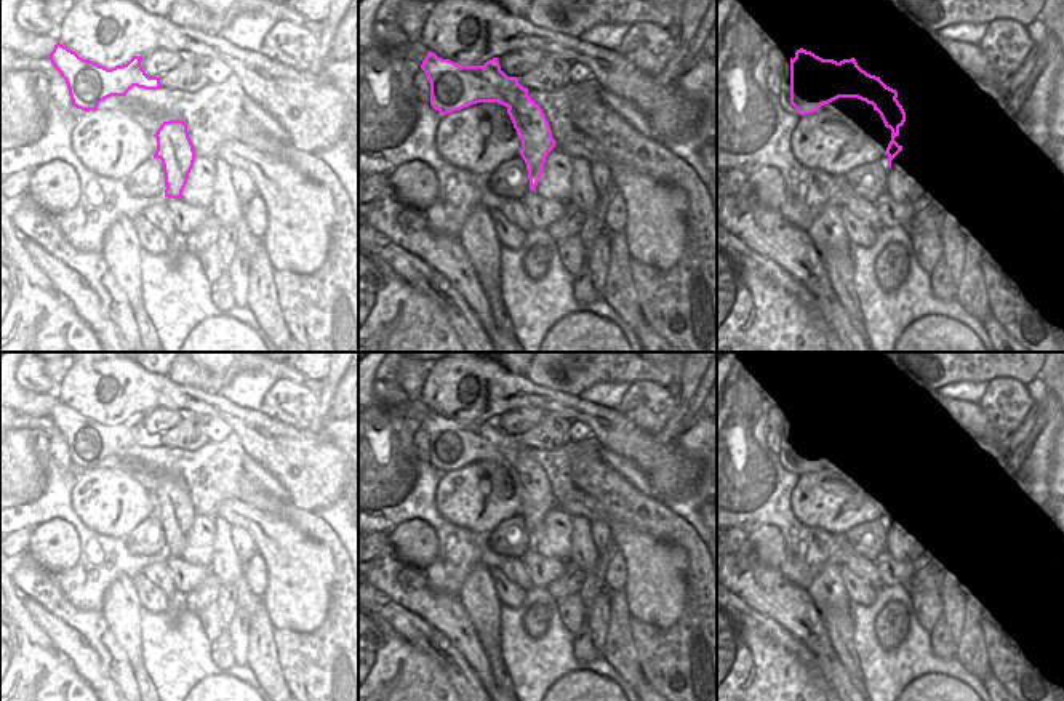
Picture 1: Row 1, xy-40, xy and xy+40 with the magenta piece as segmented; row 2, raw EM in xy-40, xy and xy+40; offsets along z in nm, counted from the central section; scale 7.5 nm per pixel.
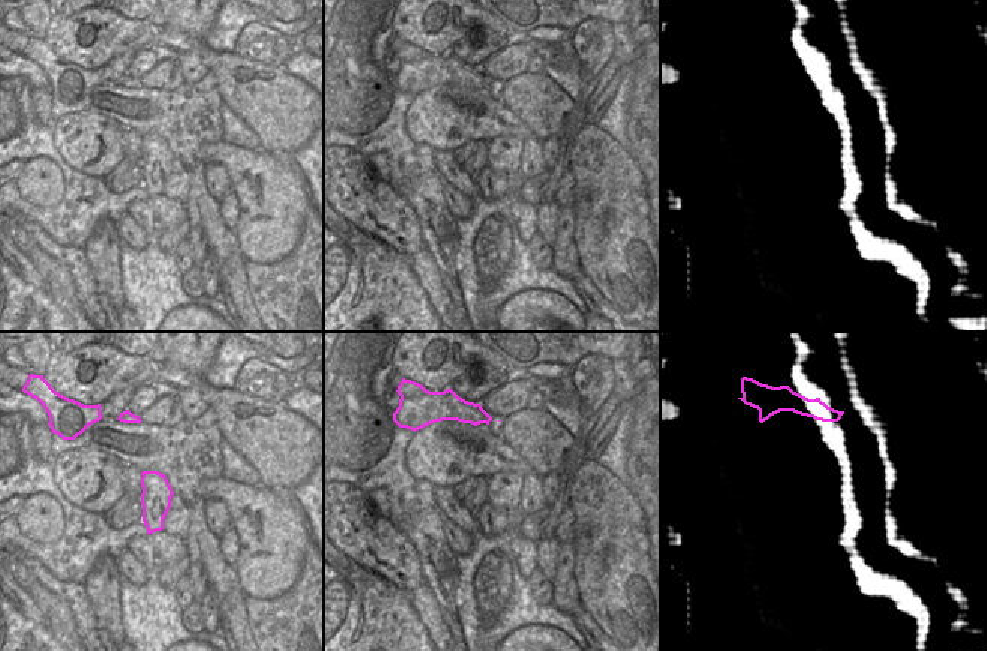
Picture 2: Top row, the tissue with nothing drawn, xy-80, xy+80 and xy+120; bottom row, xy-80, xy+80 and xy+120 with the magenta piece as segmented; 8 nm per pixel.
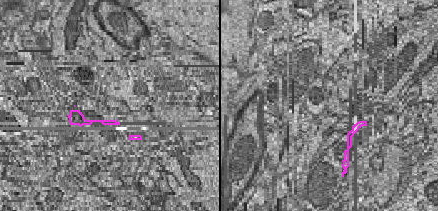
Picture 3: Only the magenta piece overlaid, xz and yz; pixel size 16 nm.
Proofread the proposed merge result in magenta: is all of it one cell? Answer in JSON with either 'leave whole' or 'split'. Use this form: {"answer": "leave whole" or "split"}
{"answer": "split"}

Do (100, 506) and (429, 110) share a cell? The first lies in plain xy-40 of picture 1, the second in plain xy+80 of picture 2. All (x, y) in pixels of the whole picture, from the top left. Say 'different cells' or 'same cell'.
same cell

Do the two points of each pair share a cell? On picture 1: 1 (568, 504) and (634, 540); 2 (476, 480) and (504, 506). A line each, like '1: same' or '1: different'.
1: same
2: same

